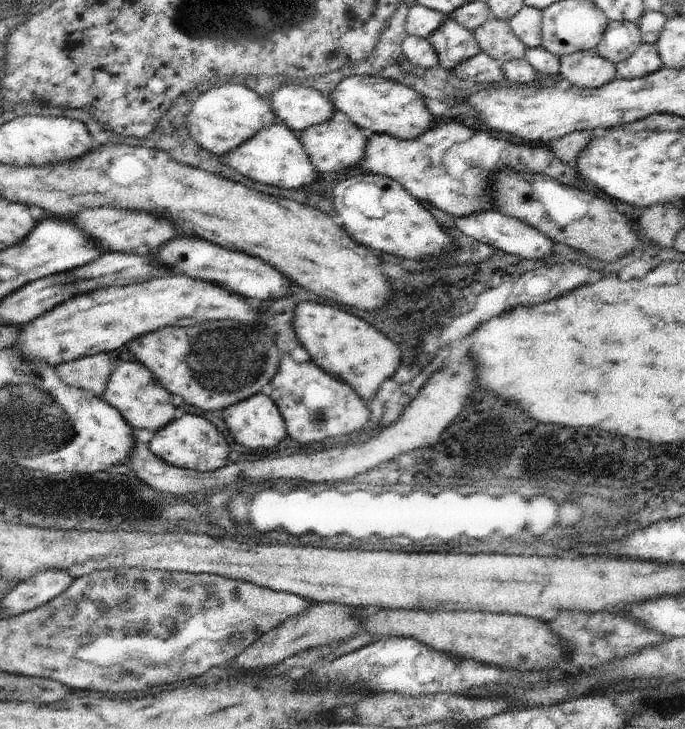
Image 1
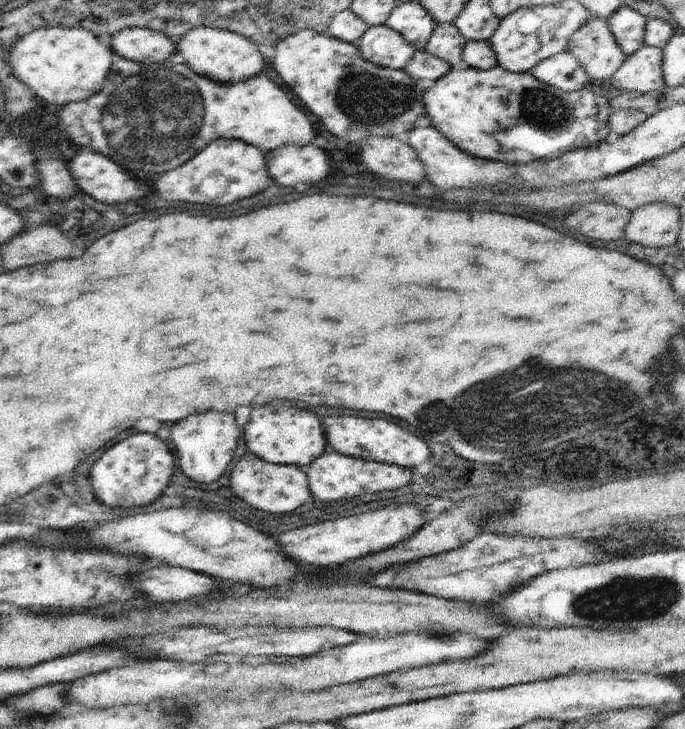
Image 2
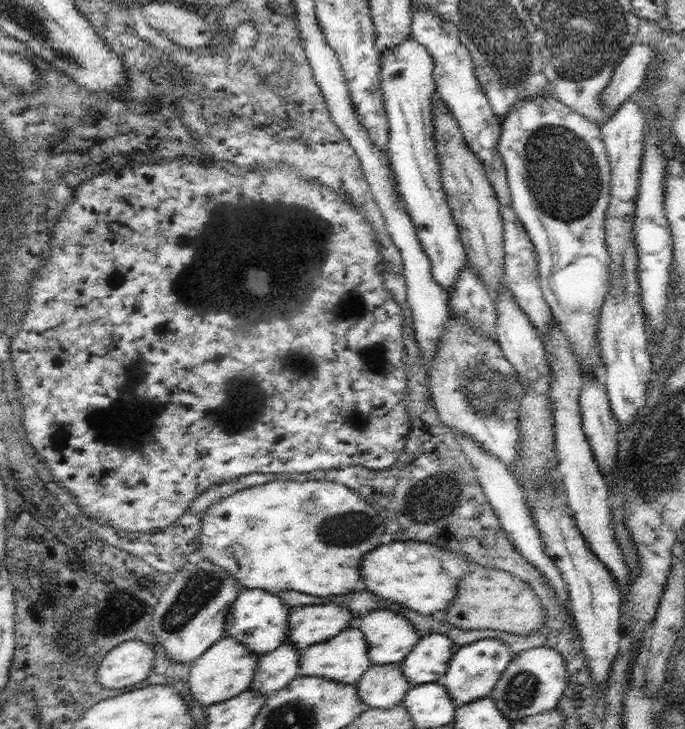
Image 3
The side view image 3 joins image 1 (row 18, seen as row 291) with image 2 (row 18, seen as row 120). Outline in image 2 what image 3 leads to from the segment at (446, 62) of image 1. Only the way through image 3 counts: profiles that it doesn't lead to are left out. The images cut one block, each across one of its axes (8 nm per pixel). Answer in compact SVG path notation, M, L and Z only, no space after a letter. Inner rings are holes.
M416 1L398 4L386 20L385 26L402 34L402 38L414 46L414 50L425 50L437 23Z

